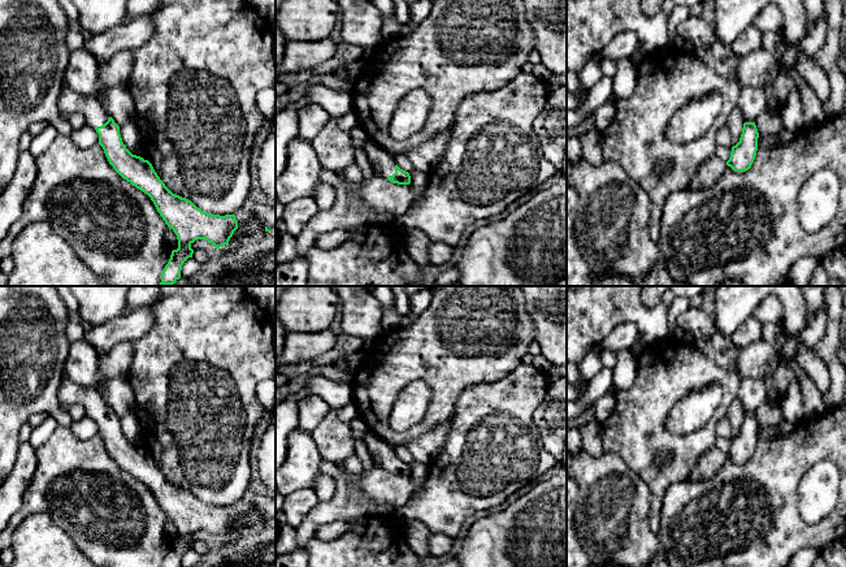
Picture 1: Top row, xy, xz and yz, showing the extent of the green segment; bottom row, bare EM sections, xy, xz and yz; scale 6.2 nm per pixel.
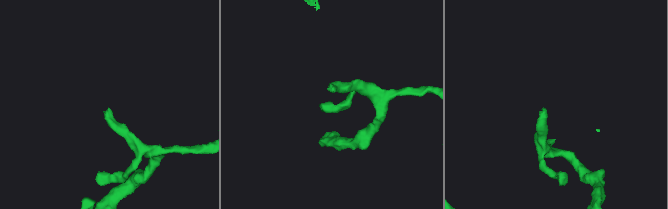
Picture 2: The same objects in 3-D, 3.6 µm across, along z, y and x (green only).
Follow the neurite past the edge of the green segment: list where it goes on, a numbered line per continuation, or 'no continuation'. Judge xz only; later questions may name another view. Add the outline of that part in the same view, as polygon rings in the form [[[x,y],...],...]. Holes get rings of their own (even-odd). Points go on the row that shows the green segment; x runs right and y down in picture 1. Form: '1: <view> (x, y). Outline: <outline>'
1: xz (382, 161). Outline: [[[368,140],[361,144],[363,150],[366,153],[366,157],[373,166],[373,169],[379,173],[383,178],[392,176],[395,173],[395,160],[394,155],[383,151],[374,142]]]

